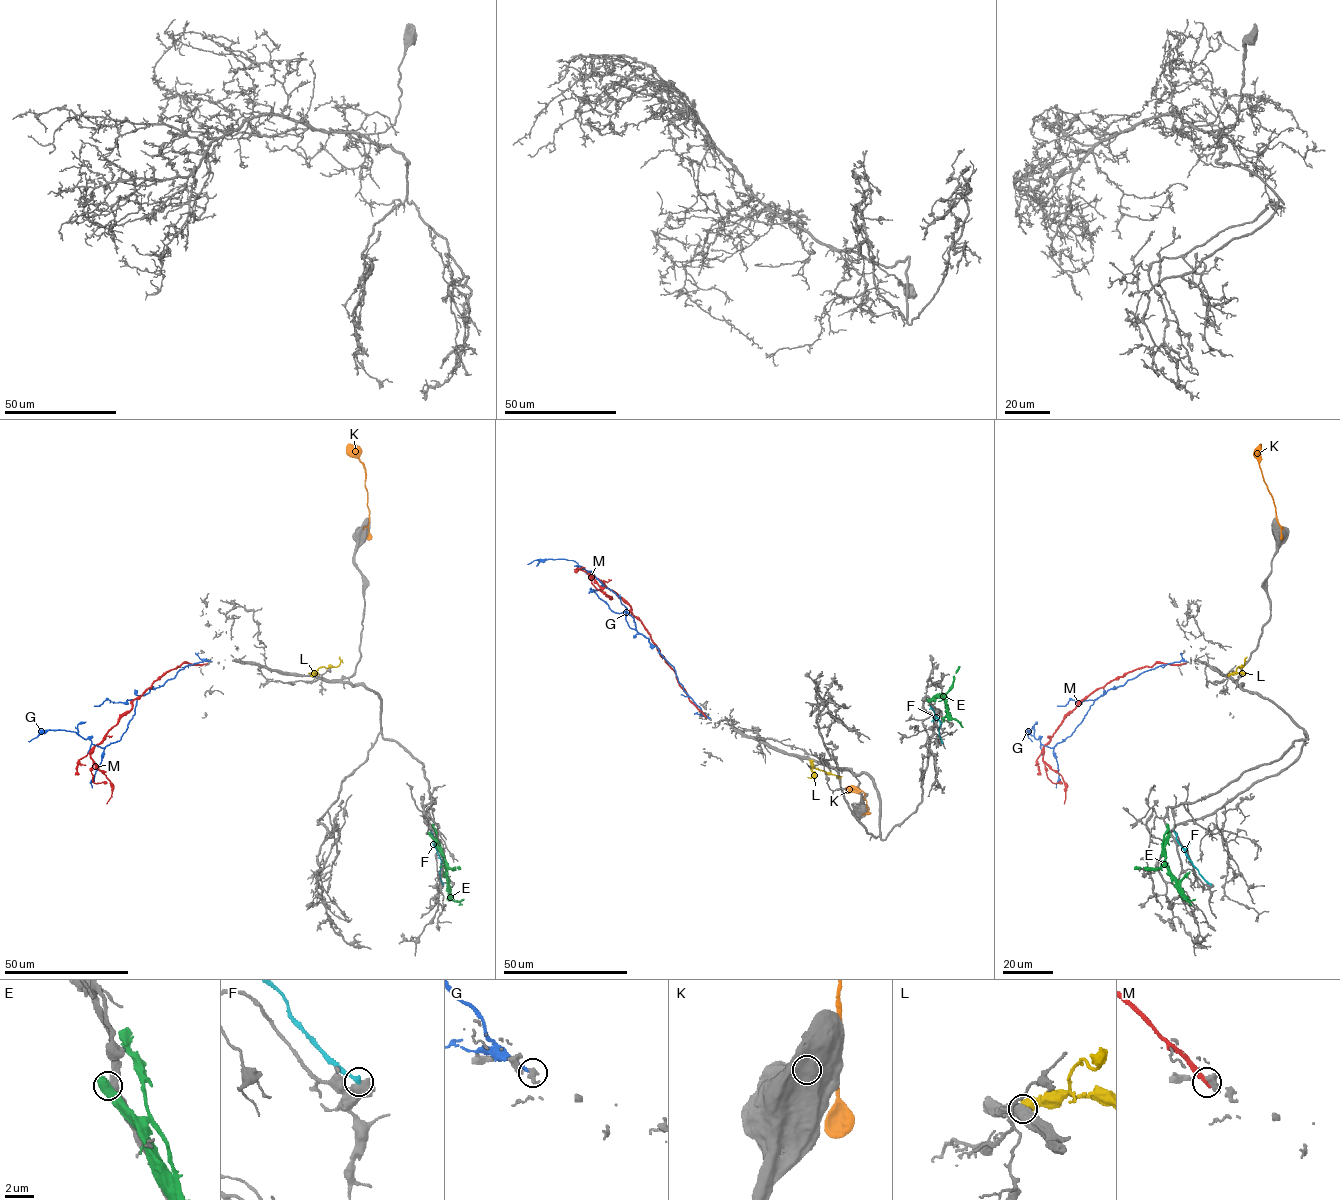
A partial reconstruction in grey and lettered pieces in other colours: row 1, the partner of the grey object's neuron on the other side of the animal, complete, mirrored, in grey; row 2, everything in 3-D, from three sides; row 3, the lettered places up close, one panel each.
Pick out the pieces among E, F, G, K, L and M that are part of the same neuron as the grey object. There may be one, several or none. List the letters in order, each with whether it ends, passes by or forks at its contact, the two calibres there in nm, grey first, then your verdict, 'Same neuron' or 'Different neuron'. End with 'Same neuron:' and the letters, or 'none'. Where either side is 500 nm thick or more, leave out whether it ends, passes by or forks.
E: Thickness 440 nm (grey) against 750 nm. Different neuron
F: Thickness 750 nm (grey) against 280 nm. Different neuron
G: It ends there. Thickness 360 nm (grey) against 220 nm. Different neuron
K: Thickness 1150 nm (grey) against 320 nm. Different neuron
L: Thickness 600 nm (grey) against 900 nm. Different neuron
M: It ends there. Thickness 320 nm (grey) against 300 nm. Different neuron
Same neuron: none

